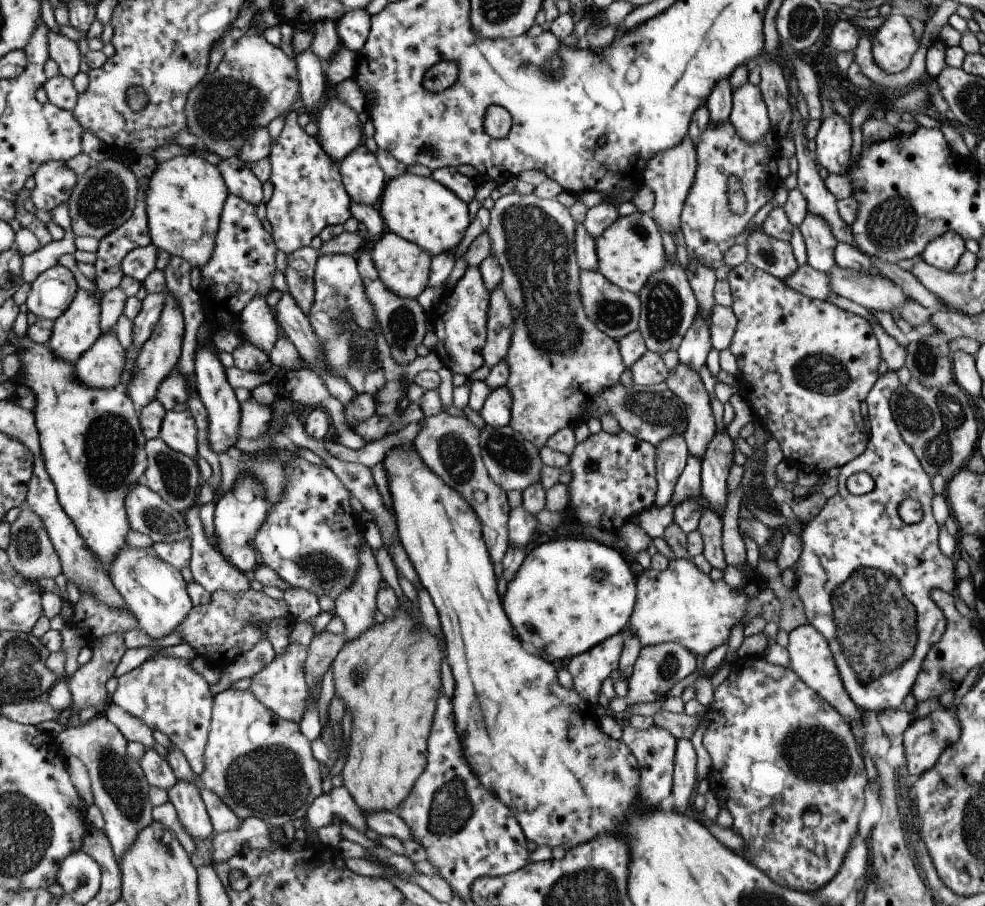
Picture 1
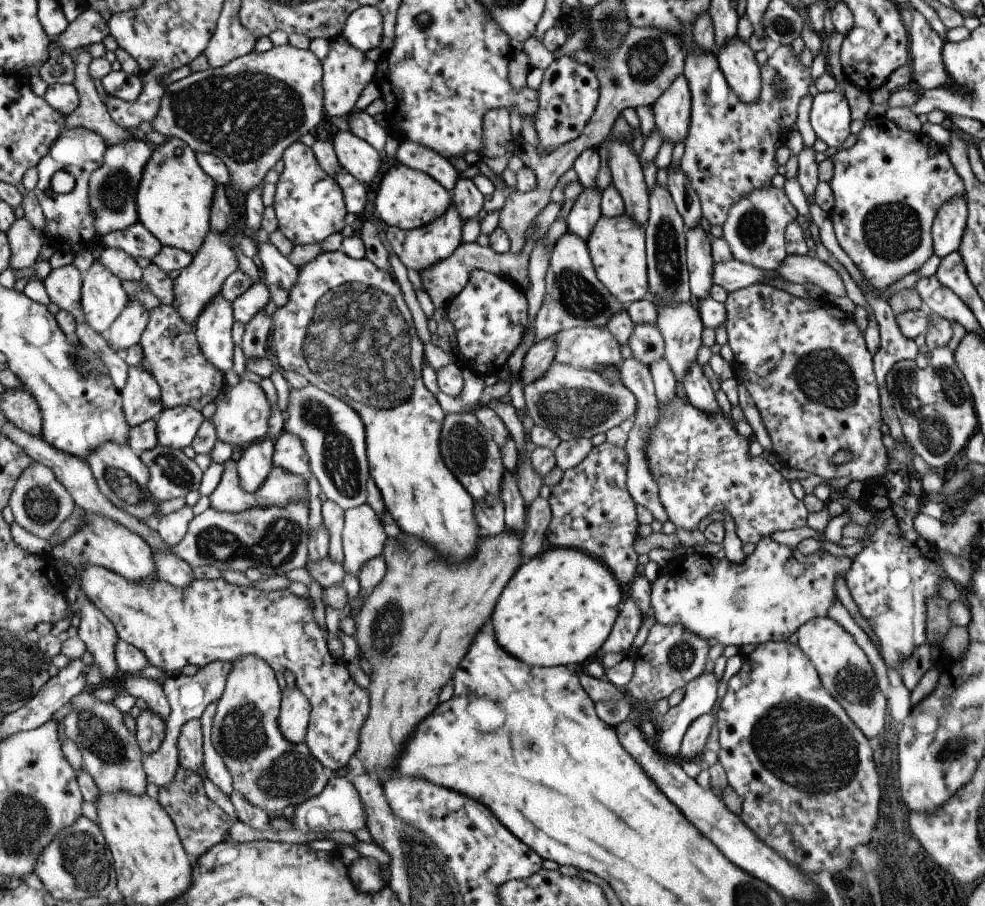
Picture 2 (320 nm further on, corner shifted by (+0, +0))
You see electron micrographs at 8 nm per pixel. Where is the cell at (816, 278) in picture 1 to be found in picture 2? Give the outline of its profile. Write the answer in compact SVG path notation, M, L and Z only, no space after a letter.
M731 258L712 264L711 282L728 293L752 284L765 283L773 276L776 276L774 271L764 271Z

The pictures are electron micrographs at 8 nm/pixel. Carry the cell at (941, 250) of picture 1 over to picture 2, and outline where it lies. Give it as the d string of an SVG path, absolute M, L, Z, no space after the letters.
M954 196L934 214L930 228L933 252L942 259L958 249L966 225L965 196Z

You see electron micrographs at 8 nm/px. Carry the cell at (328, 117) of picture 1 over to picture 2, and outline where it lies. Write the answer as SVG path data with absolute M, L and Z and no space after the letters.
M337 35L329 43L329 50L321 61L322 66L322 105L324 113L330 117L345 117L355 110L359 93L372 81L376 63L367 59L365 53L351 46L345 37Z

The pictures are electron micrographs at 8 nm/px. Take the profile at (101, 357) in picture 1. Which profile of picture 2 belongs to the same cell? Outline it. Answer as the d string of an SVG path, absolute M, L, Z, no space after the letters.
M133 299L122 315L110 326L106 333L108 345L122 355L129 347L142 339L150 321L149 310L139 299Z

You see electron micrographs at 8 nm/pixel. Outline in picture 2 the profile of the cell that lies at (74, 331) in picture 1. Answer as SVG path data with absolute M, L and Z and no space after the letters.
M99 261L92 263L83 280L82 305L87 325L99 334L106 334L126 310L131 298L123 280Z

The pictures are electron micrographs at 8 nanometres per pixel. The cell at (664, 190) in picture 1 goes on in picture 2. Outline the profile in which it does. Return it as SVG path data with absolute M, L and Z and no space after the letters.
M682 74L673 79L673 82L665 88L651 107L654 116L654 128L659 130L662 142L669 140L675 144L684 140L690 121L690 92L686 78Z

